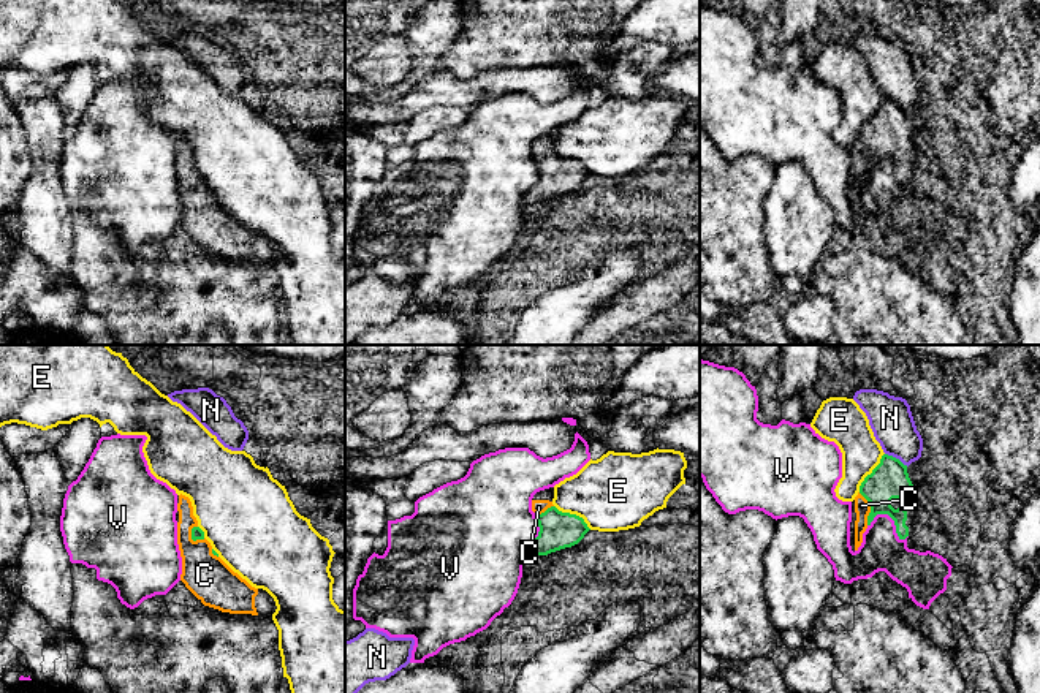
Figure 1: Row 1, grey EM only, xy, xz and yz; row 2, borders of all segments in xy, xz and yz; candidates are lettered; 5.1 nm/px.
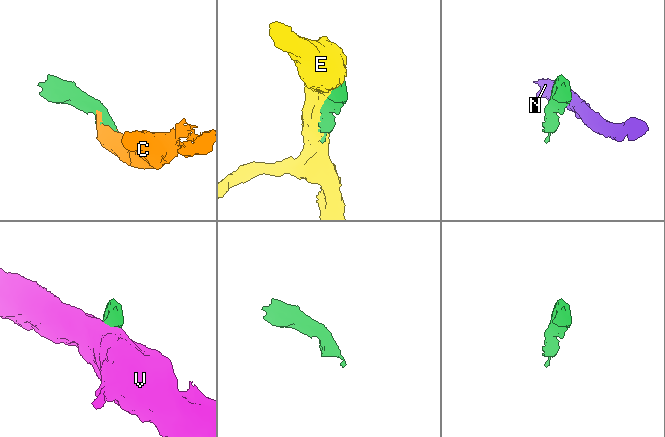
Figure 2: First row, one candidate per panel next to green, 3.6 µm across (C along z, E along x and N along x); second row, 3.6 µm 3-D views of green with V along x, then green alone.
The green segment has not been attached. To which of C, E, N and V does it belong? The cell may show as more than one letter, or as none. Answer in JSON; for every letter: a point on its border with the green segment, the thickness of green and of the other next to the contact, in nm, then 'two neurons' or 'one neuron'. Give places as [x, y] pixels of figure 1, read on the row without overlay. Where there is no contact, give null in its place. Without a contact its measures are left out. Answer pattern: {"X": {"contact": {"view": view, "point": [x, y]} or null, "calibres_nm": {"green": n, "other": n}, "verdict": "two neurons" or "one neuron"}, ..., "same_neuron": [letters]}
{"C": {"contact": {"view": "yz", "point": [871, 154]}, "calibres_nm": {"green": 190, "other": 80}, "verdict": "one neuron"}, "E": {"contact": {"view": "xz", "point": [573, 160]}, "calibres_nm": {"green": 190, "other": 380}, "verdict": "two neurons"}, "N": {"contact": {"view": "yz", "point": [895, 103]}, "calibres_nm": {"green": 190, "other": 220}, "verdict": "two neurons"}, "V": {"contact": {"view": "yz", "point": [893, 165]}, "calibres_nm": {"green": 190, "other": 200}, "verdict": "two neurons"}, "same_neuron": ["C"]}

